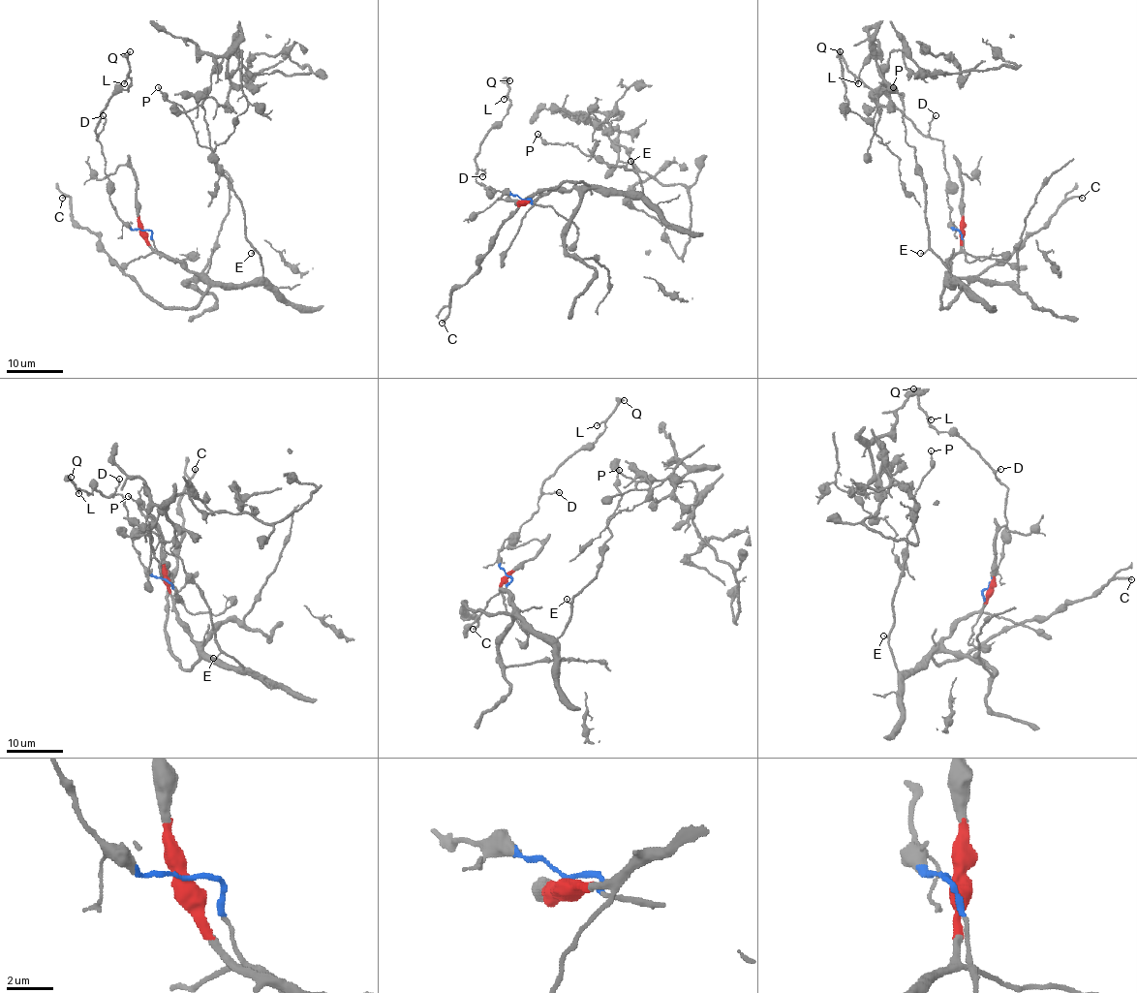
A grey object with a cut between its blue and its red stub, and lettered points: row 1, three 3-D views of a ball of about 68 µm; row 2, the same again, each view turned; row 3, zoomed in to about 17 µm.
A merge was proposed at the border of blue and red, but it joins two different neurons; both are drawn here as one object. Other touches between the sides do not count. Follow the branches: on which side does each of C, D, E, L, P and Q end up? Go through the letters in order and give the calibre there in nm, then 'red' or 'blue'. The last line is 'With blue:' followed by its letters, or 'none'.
C: 280 nm | red
D: 160 nm | blue
E: 110 nm | red
L: 140 nm | blue
P: 100 nm | red
Q: 380 nm | blue
With blue: D, L, Q

